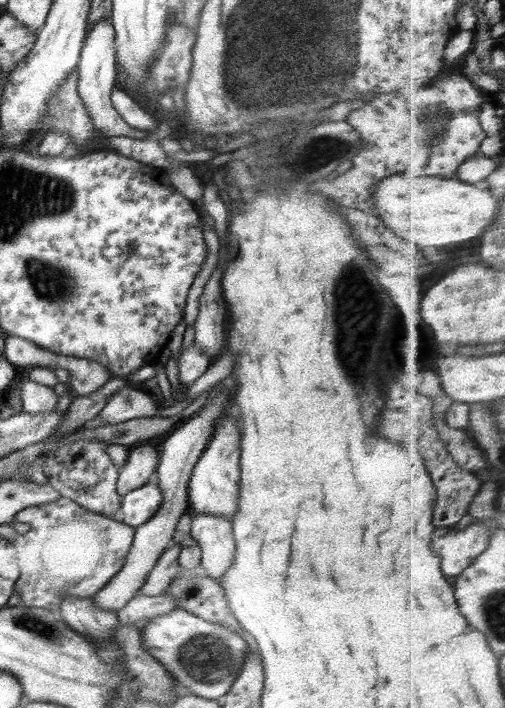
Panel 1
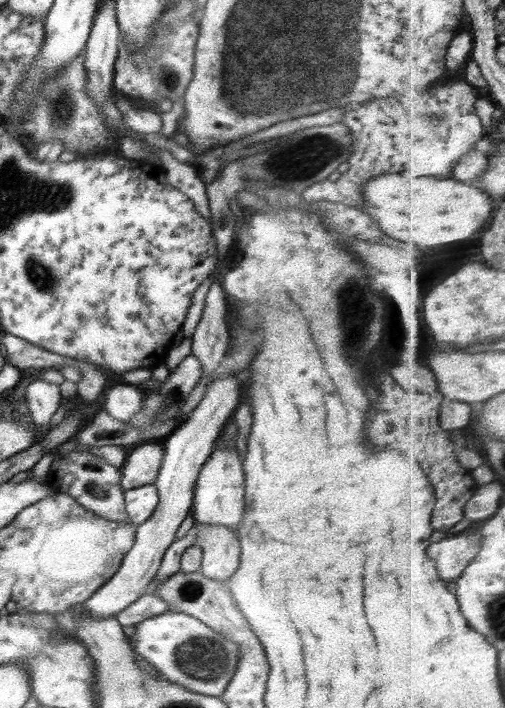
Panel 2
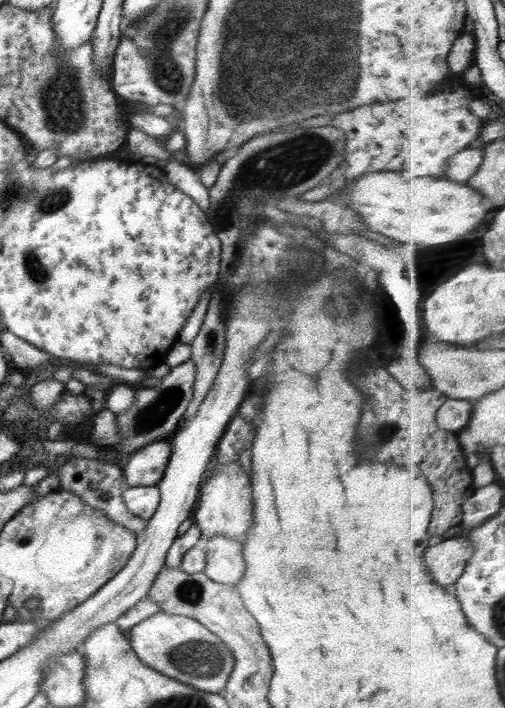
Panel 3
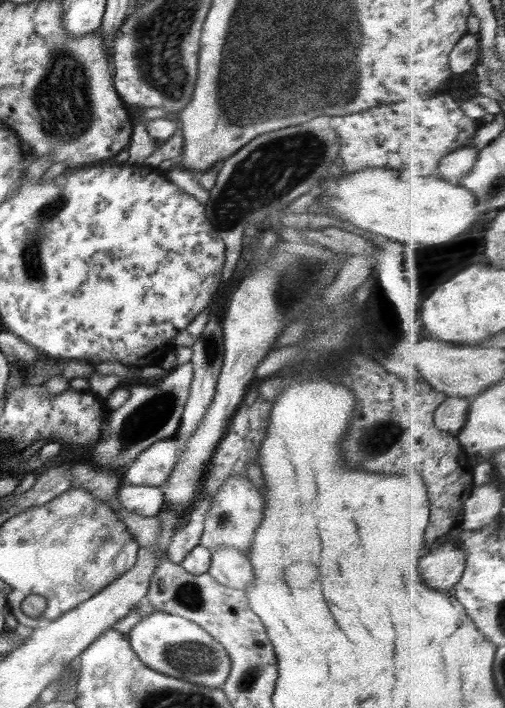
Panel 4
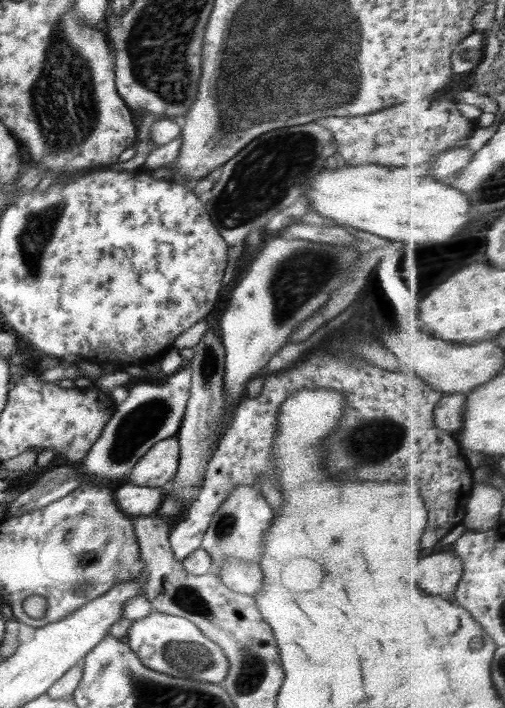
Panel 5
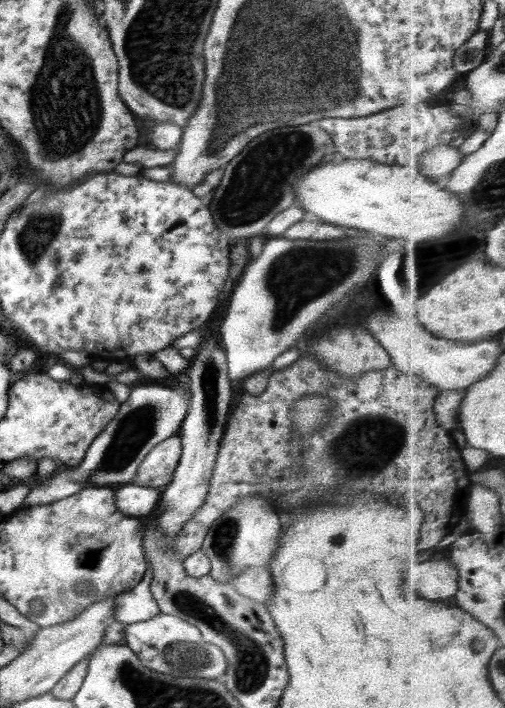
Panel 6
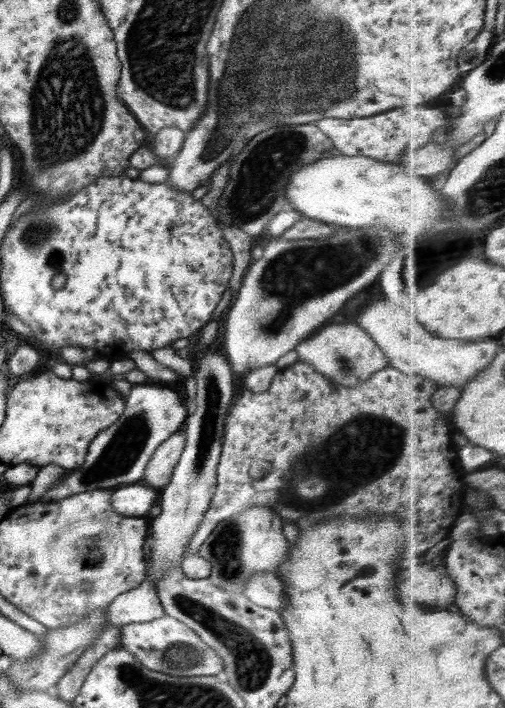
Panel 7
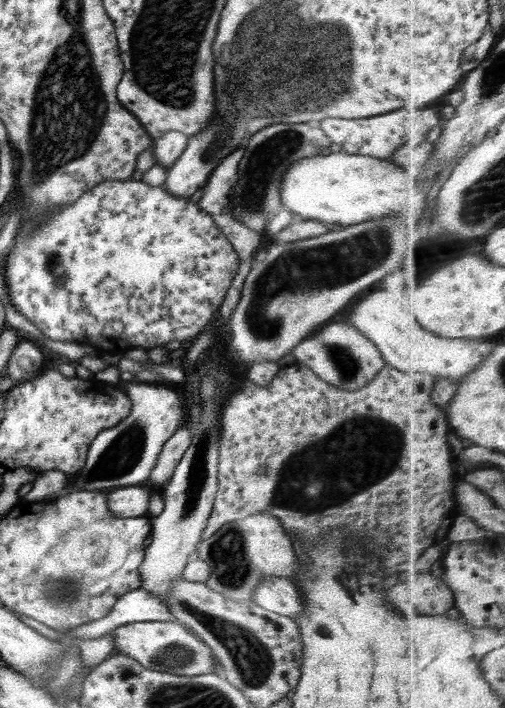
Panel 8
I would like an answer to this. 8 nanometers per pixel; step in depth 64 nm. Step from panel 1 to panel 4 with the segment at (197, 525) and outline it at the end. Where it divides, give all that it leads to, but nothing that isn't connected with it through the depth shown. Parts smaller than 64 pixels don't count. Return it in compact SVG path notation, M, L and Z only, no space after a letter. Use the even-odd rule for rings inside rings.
M228 545L212 549L208 572L216 582L238 590L246 589L246 585L254 579L252 562L246 554Z

